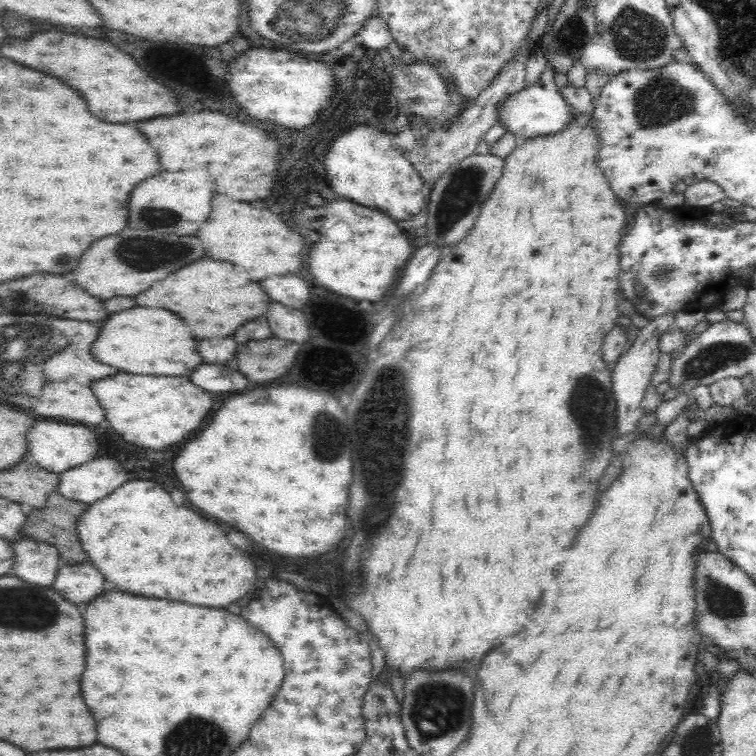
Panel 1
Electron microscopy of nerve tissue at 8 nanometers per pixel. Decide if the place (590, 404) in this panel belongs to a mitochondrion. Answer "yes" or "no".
yes

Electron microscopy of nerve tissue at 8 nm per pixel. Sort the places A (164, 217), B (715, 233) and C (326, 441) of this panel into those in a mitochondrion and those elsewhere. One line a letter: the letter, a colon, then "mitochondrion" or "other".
A: mitochondrion
B: other
C: mitochondrion

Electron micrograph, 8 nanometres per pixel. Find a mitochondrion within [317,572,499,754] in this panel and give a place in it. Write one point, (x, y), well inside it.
(439, 707)

